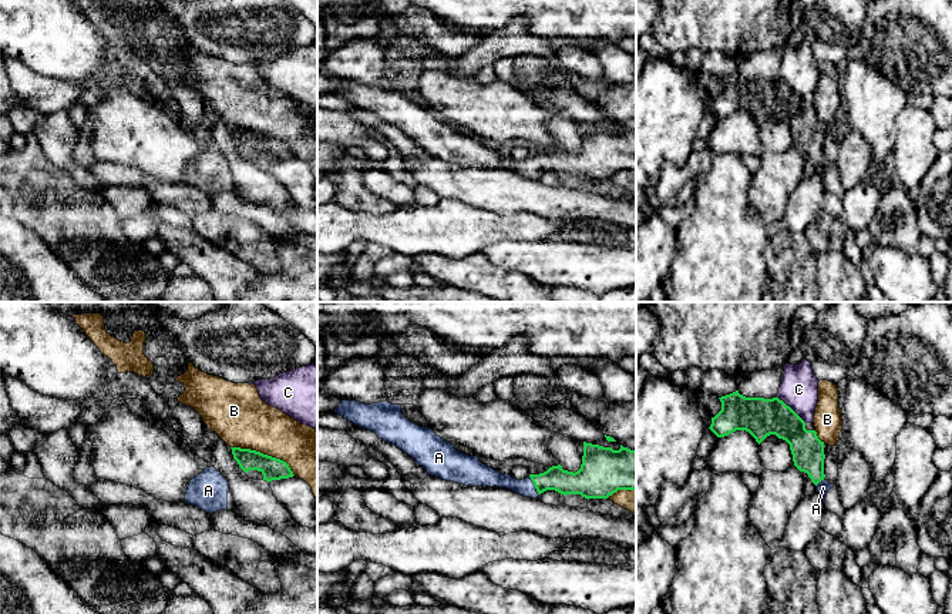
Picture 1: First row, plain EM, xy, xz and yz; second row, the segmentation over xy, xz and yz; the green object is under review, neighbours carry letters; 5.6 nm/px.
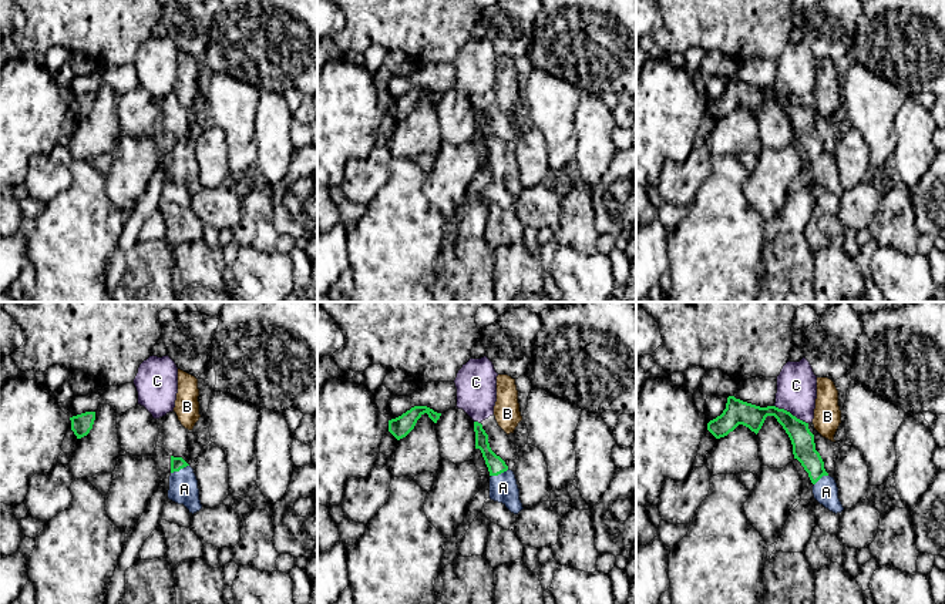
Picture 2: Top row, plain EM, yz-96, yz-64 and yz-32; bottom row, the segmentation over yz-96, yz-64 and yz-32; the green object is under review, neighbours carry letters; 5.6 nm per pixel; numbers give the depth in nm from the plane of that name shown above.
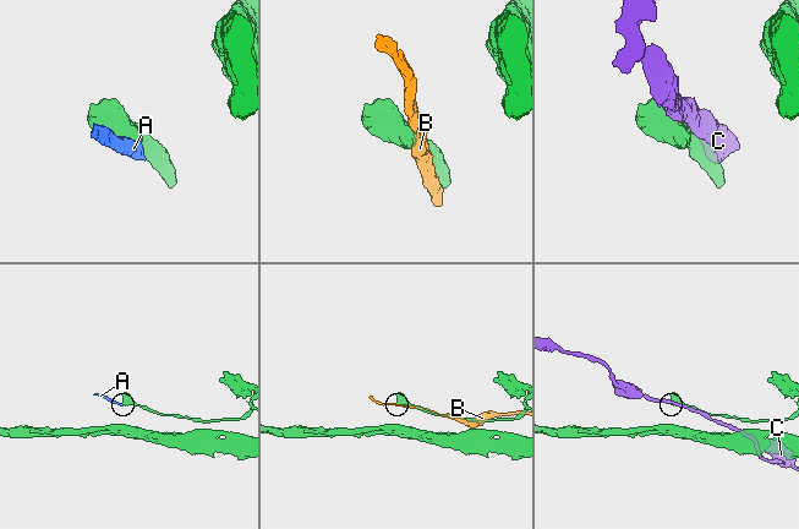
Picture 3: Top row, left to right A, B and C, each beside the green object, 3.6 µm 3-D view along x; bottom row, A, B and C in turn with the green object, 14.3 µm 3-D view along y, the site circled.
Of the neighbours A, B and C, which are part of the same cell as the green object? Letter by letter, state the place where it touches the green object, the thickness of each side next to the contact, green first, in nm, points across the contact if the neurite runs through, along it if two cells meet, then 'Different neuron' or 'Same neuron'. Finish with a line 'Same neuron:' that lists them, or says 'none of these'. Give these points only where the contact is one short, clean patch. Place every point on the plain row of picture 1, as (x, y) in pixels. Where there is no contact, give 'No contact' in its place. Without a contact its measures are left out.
A: Touches green at xz (534, 165). Thickness 140 nm (green) against 100 nm. Path across: xz (564, 163), (541, 163), (534, 165), (512, 165), (491, 158). Same neuron
B: Touches green at xy (265, 136). Thickness 130 nm (green) against 320 nm. Different neuron
C: Touches green at yz (790, 89). Thickness 220 nm (green) against 220 nm. Different neuron
Same neuron: A

